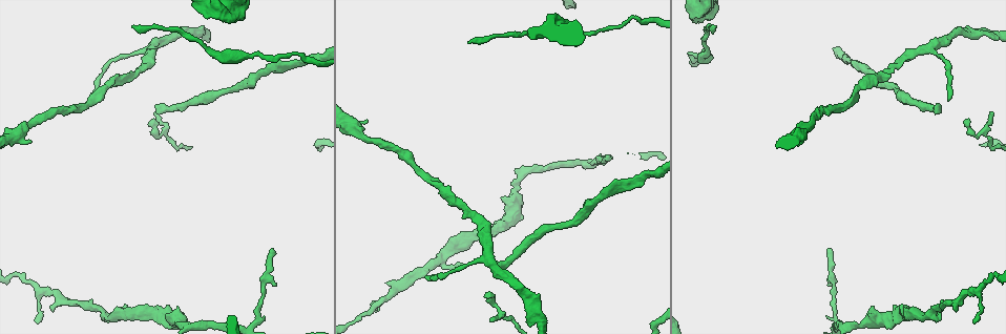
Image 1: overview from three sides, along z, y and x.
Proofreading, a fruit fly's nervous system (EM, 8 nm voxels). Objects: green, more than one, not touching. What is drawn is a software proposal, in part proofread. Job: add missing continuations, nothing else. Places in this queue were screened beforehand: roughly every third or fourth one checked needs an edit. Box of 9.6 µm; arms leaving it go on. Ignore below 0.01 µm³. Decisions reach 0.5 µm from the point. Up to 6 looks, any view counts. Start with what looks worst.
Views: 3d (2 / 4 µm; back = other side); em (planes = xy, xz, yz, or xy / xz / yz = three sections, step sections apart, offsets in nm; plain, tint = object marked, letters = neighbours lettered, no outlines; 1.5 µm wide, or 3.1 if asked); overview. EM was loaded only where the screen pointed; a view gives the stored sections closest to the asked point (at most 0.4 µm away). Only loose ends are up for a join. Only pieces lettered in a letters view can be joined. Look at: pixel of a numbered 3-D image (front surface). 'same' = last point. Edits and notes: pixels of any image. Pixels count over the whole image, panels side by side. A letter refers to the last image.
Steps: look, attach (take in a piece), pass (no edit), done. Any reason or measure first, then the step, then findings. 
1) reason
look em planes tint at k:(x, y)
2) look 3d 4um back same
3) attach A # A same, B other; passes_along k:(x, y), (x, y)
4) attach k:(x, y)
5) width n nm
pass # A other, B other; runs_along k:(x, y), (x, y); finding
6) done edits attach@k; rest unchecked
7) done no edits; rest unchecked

free end
look em planes letters at 1:(935, 114)

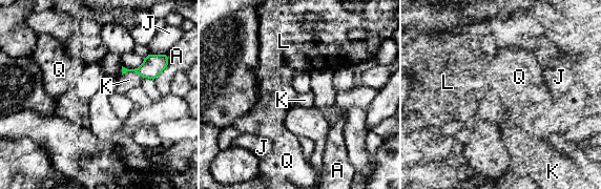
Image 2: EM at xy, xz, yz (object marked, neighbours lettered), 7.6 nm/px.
pass # A other, J other, K other, L other, Q other; border 2:(122, 74), (136, 71), (143, 78); none of them fits

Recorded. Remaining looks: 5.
branch stops here
look em planes plain at 1:(131, 25)

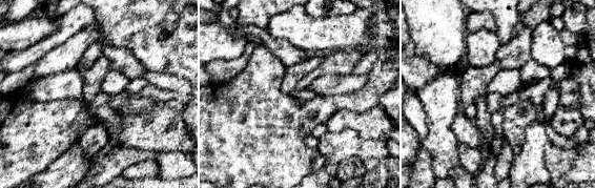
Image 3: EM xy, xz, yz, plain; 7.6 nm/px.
look em planes letters same

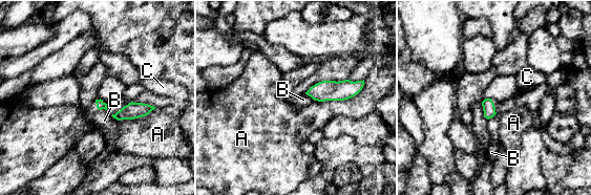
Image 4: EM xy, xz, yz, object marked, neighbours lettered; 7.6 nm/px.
longest_contact A 420 nm
pass # A other, B other, C other; none of them fits

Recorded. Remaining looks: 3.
look em xy step 8 tint at 1:(54, 309)

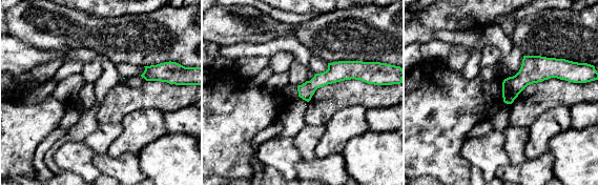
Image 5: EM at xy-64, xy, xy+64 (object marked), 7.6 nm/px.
look em planes letters same

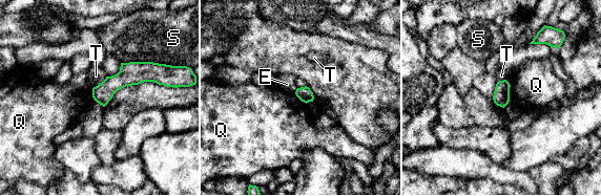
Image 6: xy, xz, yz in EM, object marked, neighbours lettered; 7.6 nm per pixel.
pass # E other, Q other, S other, T other; border 6:(511, 85), (509, 100); none of them fits

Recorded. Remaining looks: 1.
done no edits; rest unchecked

